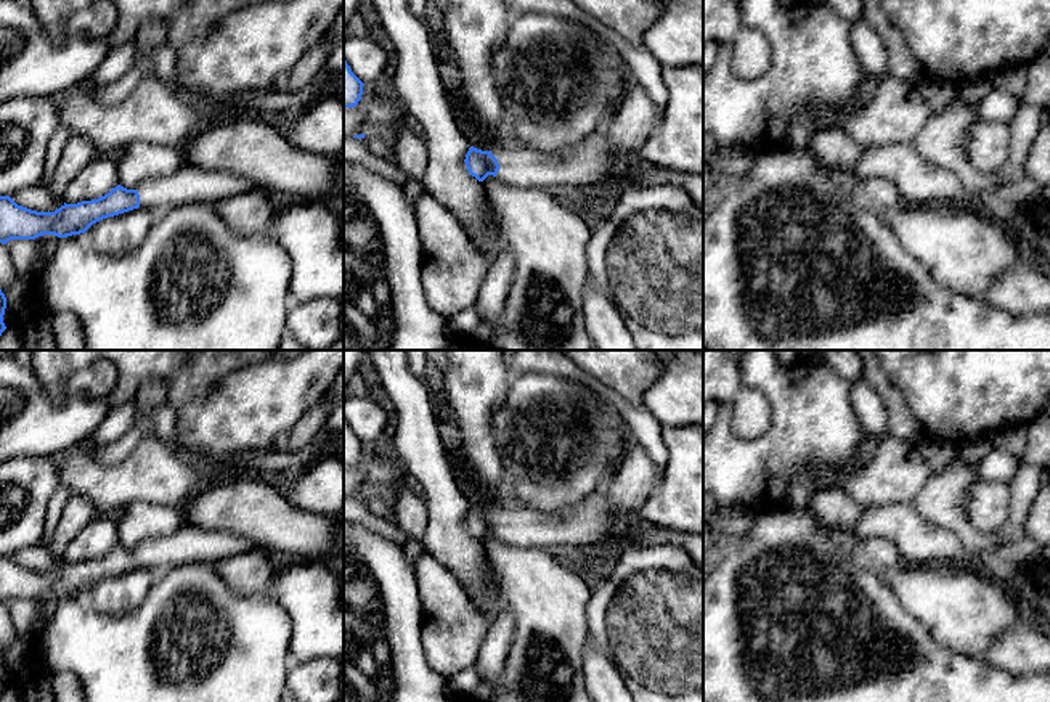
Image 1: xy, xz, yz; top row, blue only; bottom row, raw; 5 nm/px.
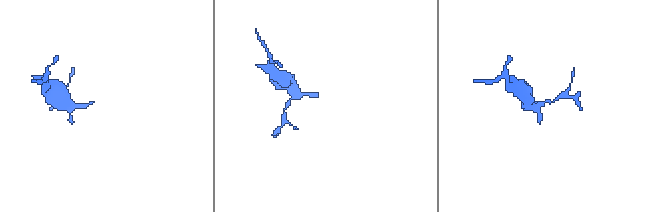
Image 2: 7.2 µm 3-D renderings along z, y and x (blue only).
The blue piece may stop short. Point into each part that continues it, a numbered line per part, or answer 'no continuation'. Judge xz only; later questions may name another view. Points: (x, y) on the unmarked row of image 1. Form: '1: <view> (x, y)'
1: xz (591, 521)

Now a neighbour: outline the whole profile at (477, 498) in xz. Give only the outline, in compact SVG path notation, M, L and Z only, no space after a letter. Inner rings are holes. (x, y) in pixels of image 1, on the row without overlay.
M459 455L450 456L448 461L450 466L456 471L456 480L459 484L459 488L467 496L470 506L482 511L491 511L493 508L498 508L498 504L490 500L483 493L483 490L474 482Z

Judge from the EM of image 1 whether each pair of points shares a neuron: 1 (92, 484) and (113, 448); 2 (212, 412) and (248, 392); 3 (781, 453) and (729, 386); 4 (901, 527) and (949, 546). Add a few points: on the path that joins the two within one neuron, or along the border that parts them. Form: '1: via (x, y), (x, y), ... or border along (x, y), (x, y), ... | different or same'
1: border along (137, 442), (119, 461), (101, 463), (97, 458) | different
2: via (220, 412), (228, 412), (240, 400) | same
3: border along (731, 400), (720, 405) | different
4: via (912, 535), (922, 543), (938, 545) | same

